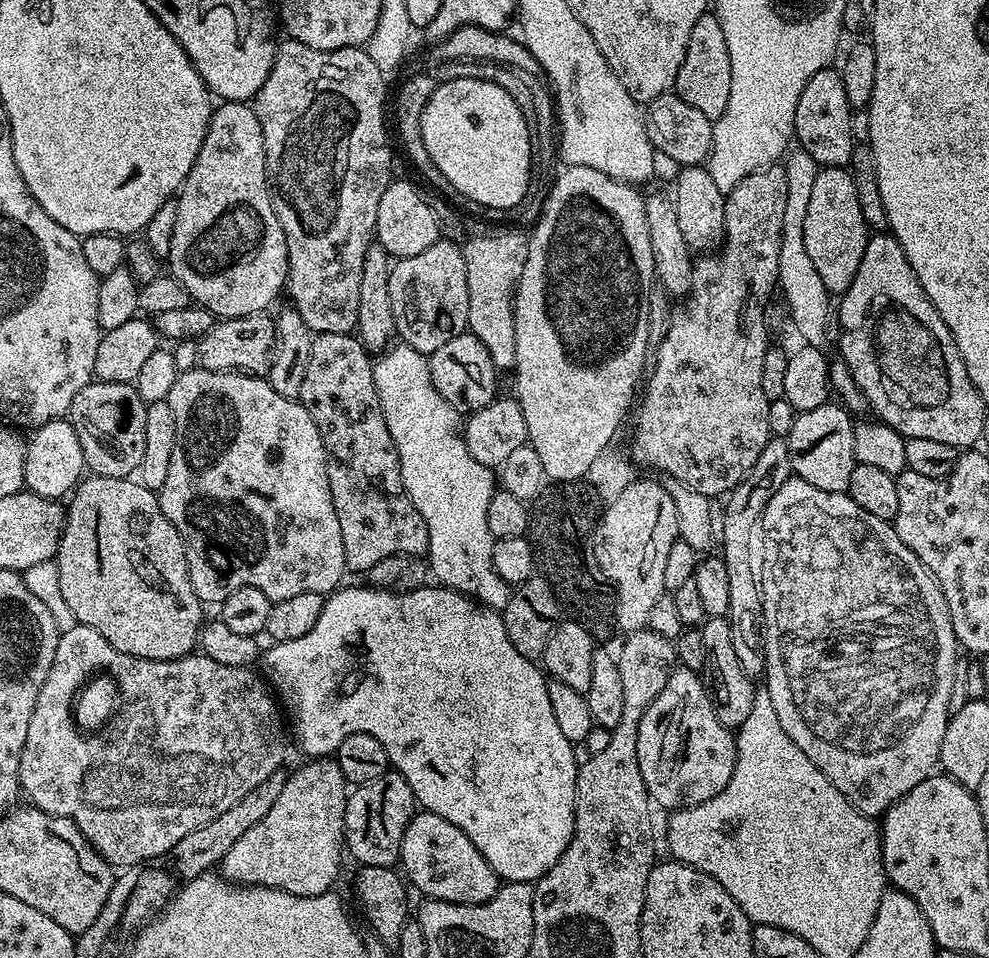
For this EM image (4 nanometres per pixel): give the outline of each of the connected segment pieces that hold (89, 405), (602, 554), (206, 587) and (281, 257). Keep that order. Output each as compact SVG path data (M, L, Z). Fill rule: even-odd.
M101 380L87 384L78 390L74 402L70 406L67 419L72 421L74 434L78 434L78 442L82 442L82 454L89 473L110 478L128 478L139 469L142 454L146 450L146 410L148 405L136 393L132 384L115 384Z
M636 478L633 484L634 487L628 488L608 513L594 541L596 569L606 579L618 584L616 597L620 602L620 618L616 627L624 634L647 629L654 602L665 595L662 577L666 558L670 554L670 546L674 546L679 537L680 528L674 498L663 483Z
M202 367L191 368L188 372L182 372L177 375L174 386L170 386L170 394L167 398L170 410L174 410L174 430L176 431L176 445L174 446L174 455L170 458L170 470L166 474L166 482L160 487L159 498L162 506L162 514L166 514L166 518L170 518L170 522L178 530L178 534L184 543L186 550L186 562L188 563L188 577L190 578L190 586L194 586L194 594L200 599L201 605L219 606L224 603L226 598L230 598L230 594L234 594L234 590L239 588L257 588L262 590L262 594L266 594L266 598L273 602L277 600L285 600L286 598L294 598L297 594L318 594L324 596L331 594L341 587L340 579L346 575L344 567L344 551L342 550L342 530L338 527L338 514L334 514L334 502L330 494L330 478L328 477L328 459L326 458L326 450L322 442L322 434L318 434L318 426L314 426L314 418L310 418L310 414L304 407L300 405L299 400L291 400L290 398L282 398L282 394L278 394L278 390L274 390L274 386L270 386L267 379L261 378L256 374L245 374L235 370L225 370L222 372L211 372Z
M226 100L213 107L202 150L198 150L198 158L194 158L194 166L190 166L190 174L184 179L175 202L178 218L174 221L174 238L170 238L166 264L172 267L171 275L188 291L189 297L216 318L254 316L268 310L280 291L281 294L285 291L288 258L286 234L272 205L262 122L258 122L251 103Z

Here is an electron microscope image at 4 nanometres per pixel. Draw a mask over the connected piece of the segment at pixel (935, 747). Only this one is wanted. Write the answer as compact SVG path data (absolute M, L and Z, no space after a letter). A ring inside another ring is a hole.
M793 474L786 482L782 482L782 486L776 491L774 498L770 498L770 502L766 502L766 509L768 509L768 516L762 514L764 548L768 548L768 560L764 560L764 596L768 596L768 624L764 627L764 676L770 694L770 702L774 702L774 710L778 710L778 722L782 722L782 730L786 730L786 734L790 734L790 738L794 738L794 746L798 746L798 750L802 750L802 754L806 754L806 758L810 758L810 762L814 762L814 766L818 766L818 770L822 770L822 774L826 774L826 778L830 778L830 782L834 782L834 786L838 786L840 793L859 812L865 812L867 816L873 818L883 817L895 800L901 800L910 790L914 790L914 786L918 786L918 782L933 775L940 763L942 738L946 735L946 726L950 715L950 690L954 690L955 666L958 661L958 655L956 655L958 645L954 626L950 622L950 610L946 606L946 598L942 594L938 582L930 574L928 567L905 546L902 538L898 538L895 527L887 520L874 518L874 514L866 514L866 510L862 510L862 506L858 506L858 502L854 502L843 492L818 490L818 486L810 486L810 482Z

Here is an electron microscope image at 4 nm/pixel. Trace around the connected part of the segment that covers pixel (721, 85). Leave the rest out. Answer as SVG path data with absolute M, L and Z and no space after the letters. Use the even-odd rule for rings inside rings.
M705 14L694 22L694 30L690 30L690 42L686 46L686 58L678 70L678 78L674 92L690 106L702 110L708 119L715 122L726 110L726 102L730 102L730 50L726 50L726 38L722 35L722 22L718 22L715 14Z

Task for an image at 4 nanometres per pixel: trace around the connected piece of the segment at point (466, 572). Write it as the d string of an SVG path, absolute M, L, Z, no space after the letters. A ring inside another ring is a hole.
M403 342L381 351L374 360L374 386L398 450L403 491L414 502L428 527L427 561L437 585L503 610L510 585L494 570L490 526L486 526L488 494L498 488L494 472L476 462L457 426L458 413L438 394L430 378L428 356Z

